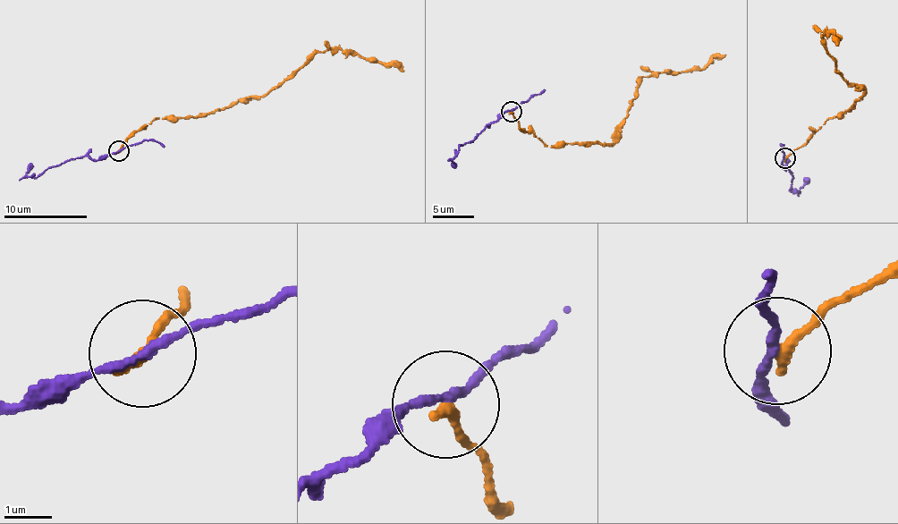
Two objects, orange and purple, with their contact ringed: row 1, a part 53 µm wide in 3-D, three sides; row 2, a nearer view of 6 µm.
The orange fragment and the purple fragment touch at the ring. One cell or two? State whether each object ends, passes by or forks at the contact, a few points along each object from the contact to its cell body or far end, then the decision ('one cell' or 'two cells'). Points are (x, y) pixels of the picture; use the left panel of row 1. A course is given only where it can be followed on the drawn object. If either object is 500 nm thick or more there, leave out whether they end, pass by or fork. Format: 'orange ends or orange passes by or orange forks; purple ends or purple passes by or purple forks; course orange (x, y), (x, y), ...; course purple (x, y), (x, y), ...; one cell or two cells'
orange ends; purple passes by; course orange (119, 150), (128, 136), (158, 118), (201, 117), (237, 100), (258, 98), (318, 51), (355, 50), (404, 71); course purple (119, 150), (97, 158), (86, 156), (70, 159), (61, 165), (45, 169), (37, 175), (26, 174), (30, 163); two cells

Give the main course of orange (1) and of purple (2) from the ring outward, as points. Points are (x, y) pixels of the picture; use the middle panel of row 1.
1: (511, 111), (520, 130), (533, 131), (546, 146), (610, 144), (643, 77), (689, 68), (702, 69), (725, 54)
2: (511, 111), (503, 112), (497, 120), (487, 123), (474, 140), (461, 143), (452, 159), (453, 166)

